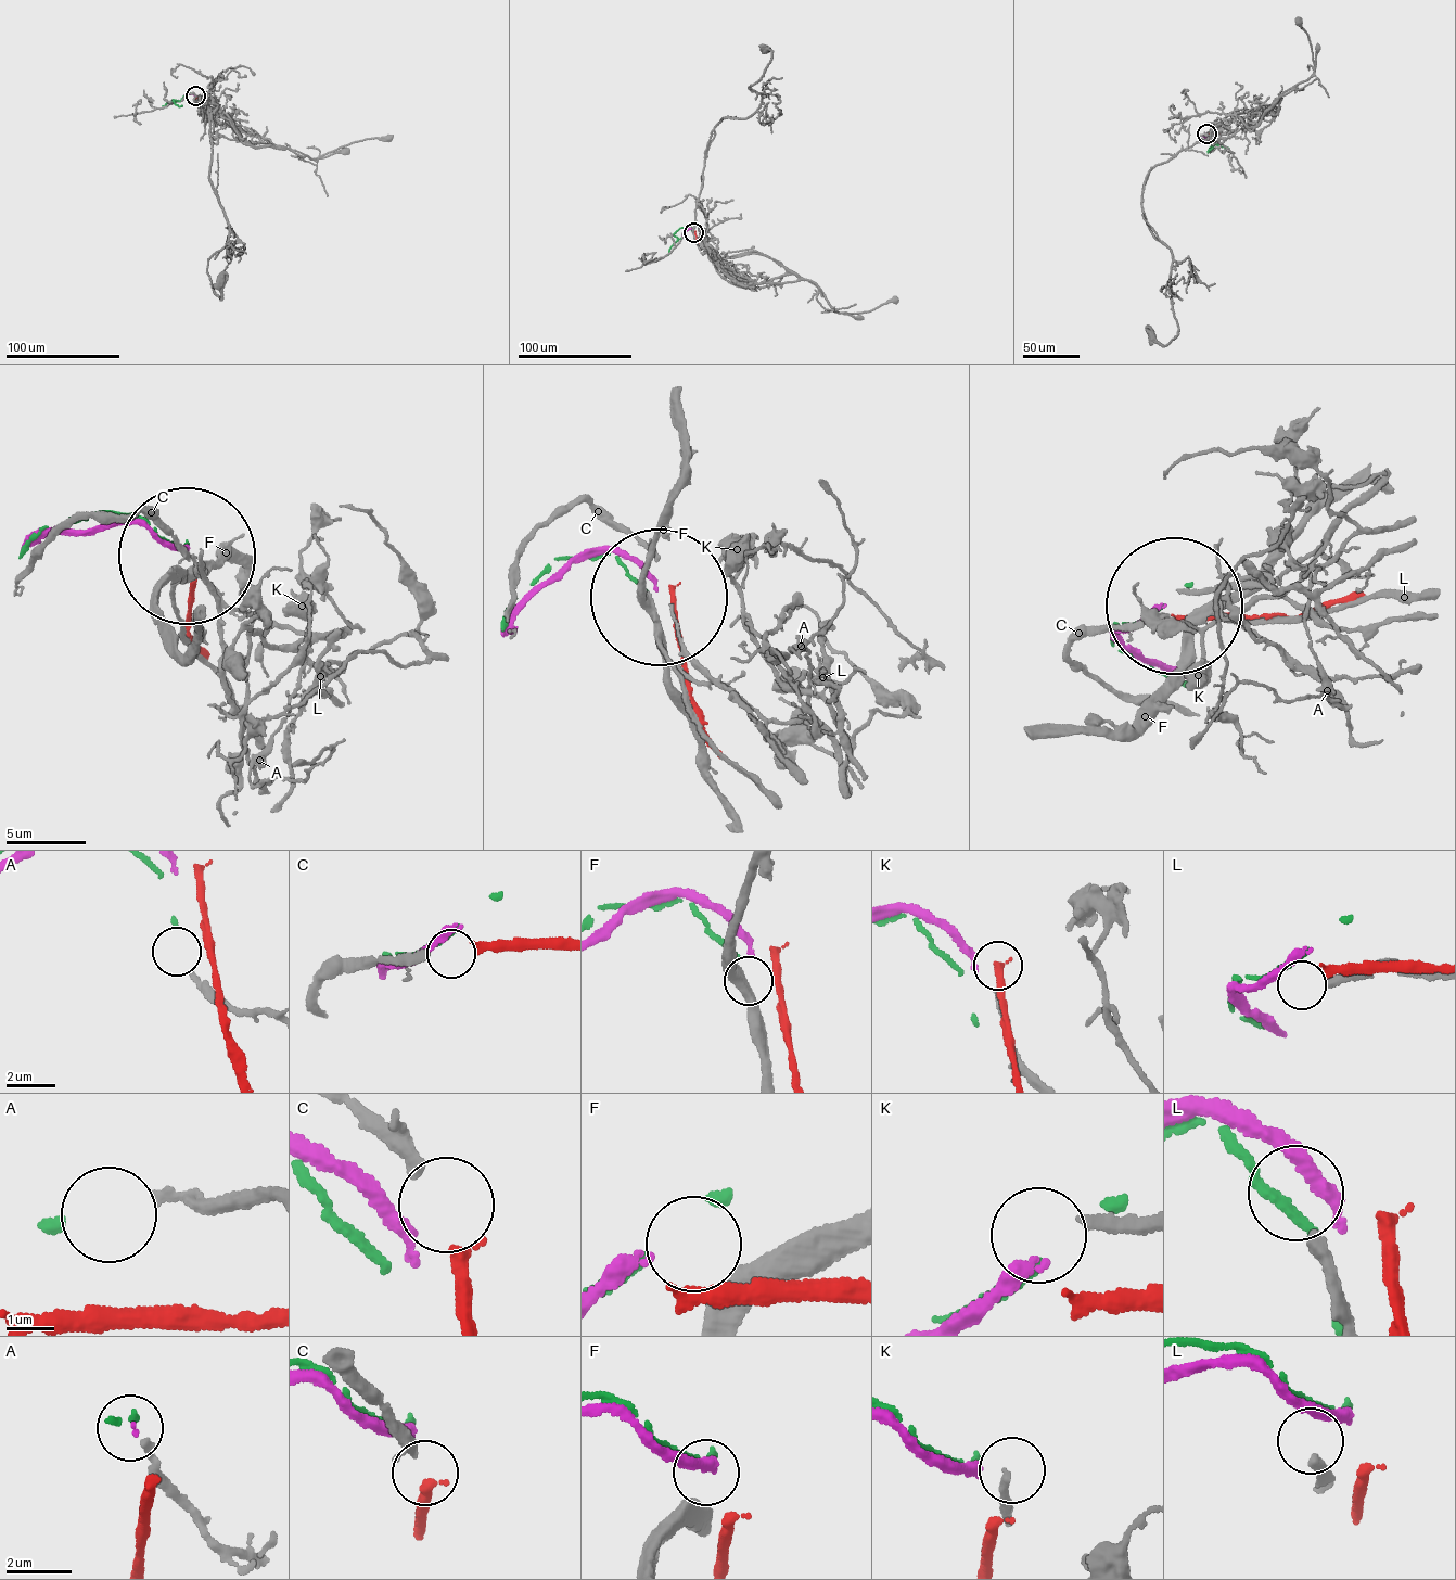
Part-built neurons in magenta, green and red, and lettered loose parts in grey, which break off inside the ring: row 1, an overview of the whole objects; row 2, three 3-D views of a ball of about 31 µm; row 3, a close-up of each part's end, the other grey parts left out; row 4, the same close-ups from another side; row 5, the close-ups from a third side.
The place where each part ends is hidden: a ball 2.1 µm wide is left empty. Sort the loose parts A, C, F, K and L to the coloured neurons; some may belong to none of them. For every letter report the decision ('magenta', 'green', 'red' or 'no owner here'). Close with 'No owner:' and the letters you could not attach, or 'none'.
A: green
C: red
F: magenta
K: no owner here
L: no owner here
No owner: K, L

